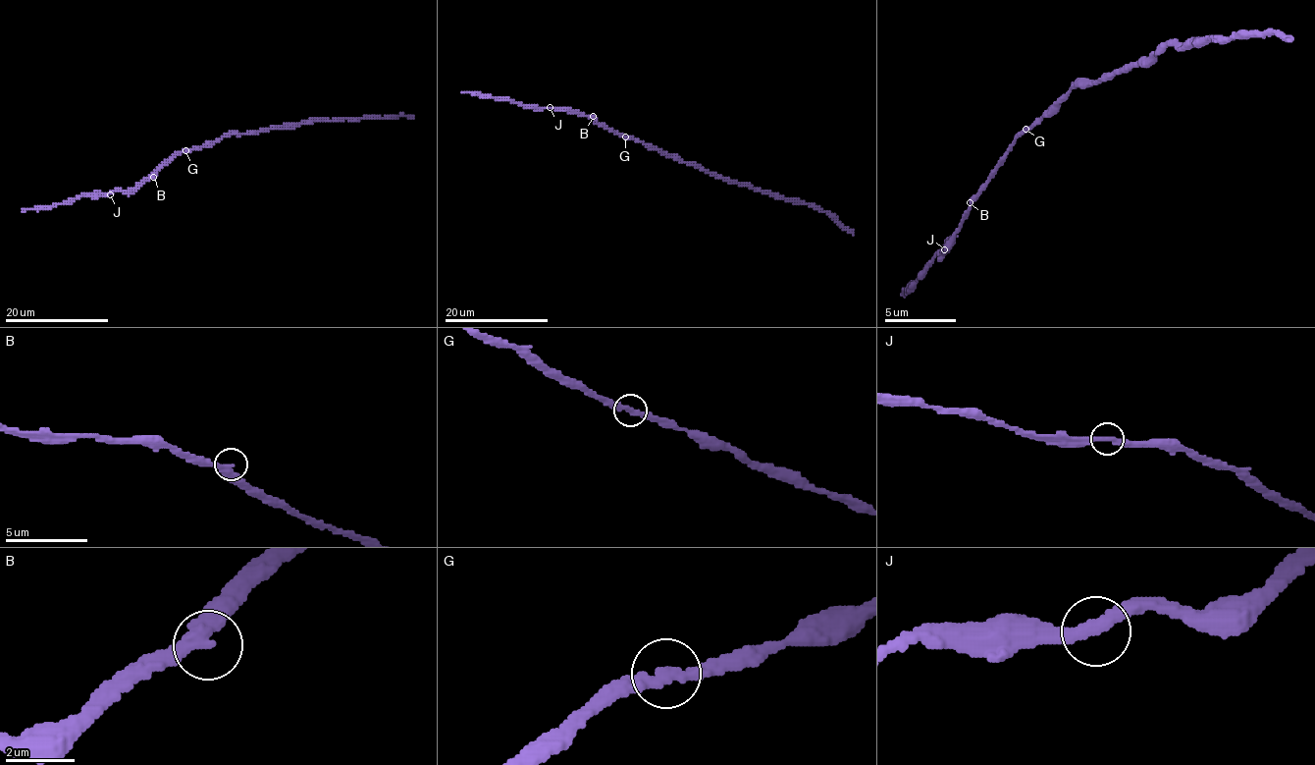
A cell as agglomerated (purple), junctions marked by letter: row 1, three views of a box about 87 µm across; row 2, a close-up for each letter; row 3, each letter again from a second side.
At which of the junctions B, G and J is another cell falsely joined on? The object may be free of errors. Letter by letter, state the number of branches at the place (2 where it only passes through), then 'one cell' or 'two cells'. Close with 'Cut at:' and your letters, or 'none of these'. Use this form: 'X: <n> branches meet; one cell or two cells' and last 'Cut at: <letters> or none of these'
B: 2 branches meet; one cell
G: 2 branches meet; one cell
J: 2 branches meet; one cell
Cut at: none of these

